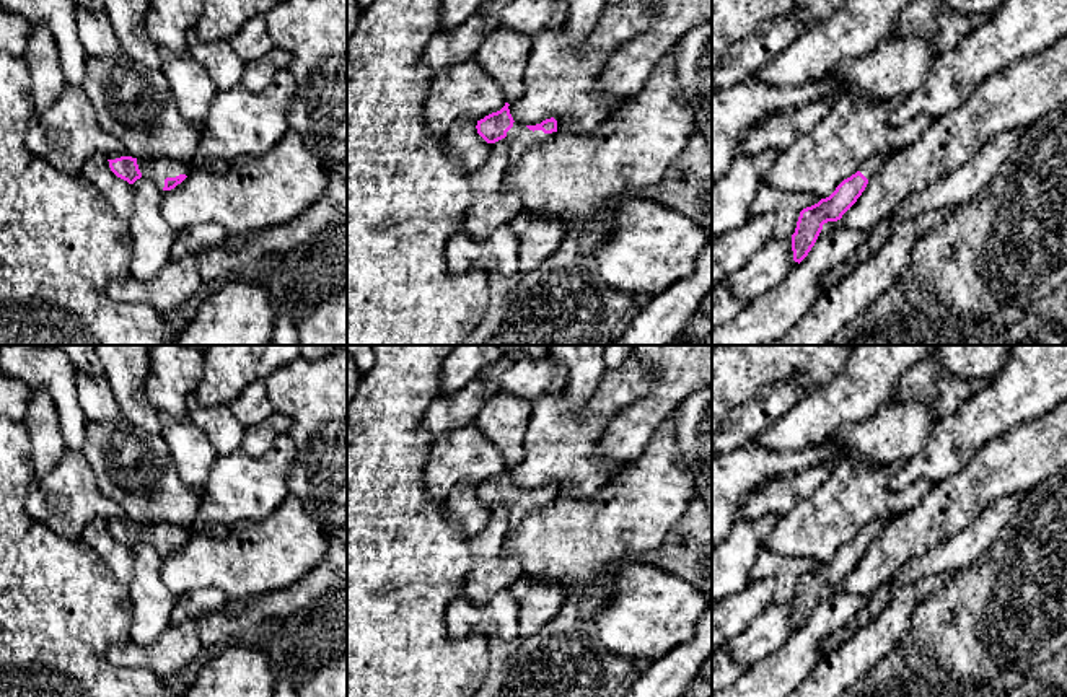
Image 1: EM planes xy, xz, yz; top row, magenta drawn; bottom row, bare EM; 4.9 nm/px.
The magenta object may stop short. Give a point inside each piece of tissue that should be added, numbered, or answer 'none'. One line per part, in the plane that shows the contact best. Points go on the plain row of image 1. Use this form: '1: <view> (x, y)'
1: xy (157, 534)

